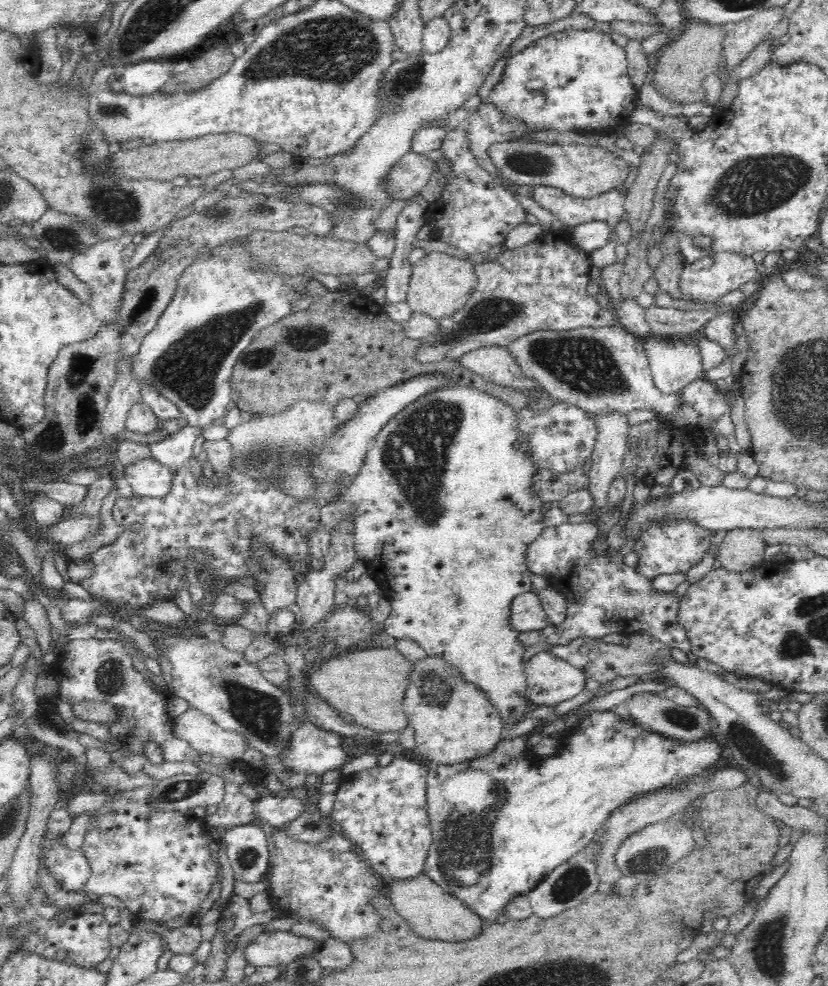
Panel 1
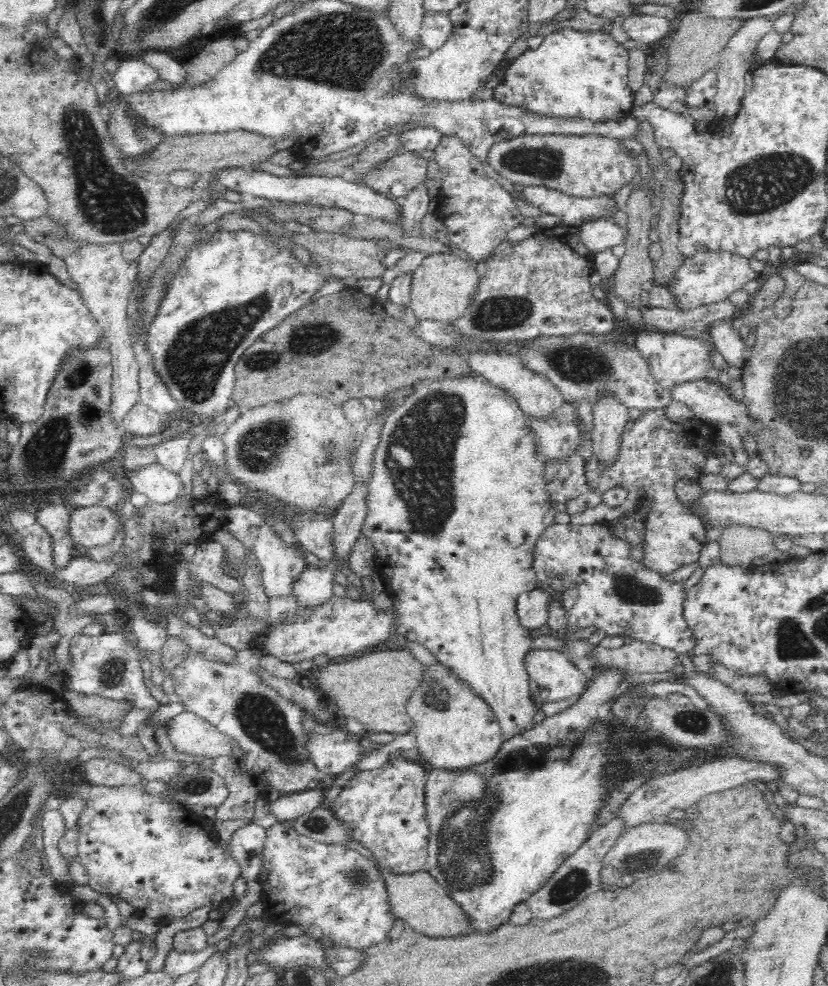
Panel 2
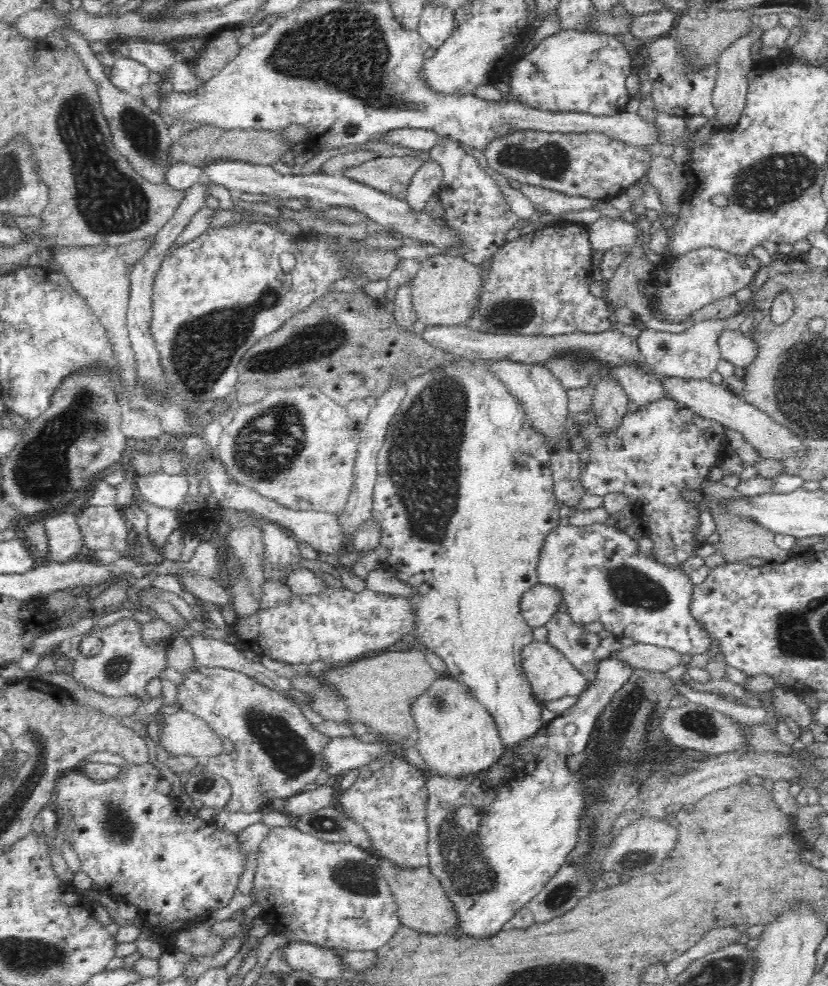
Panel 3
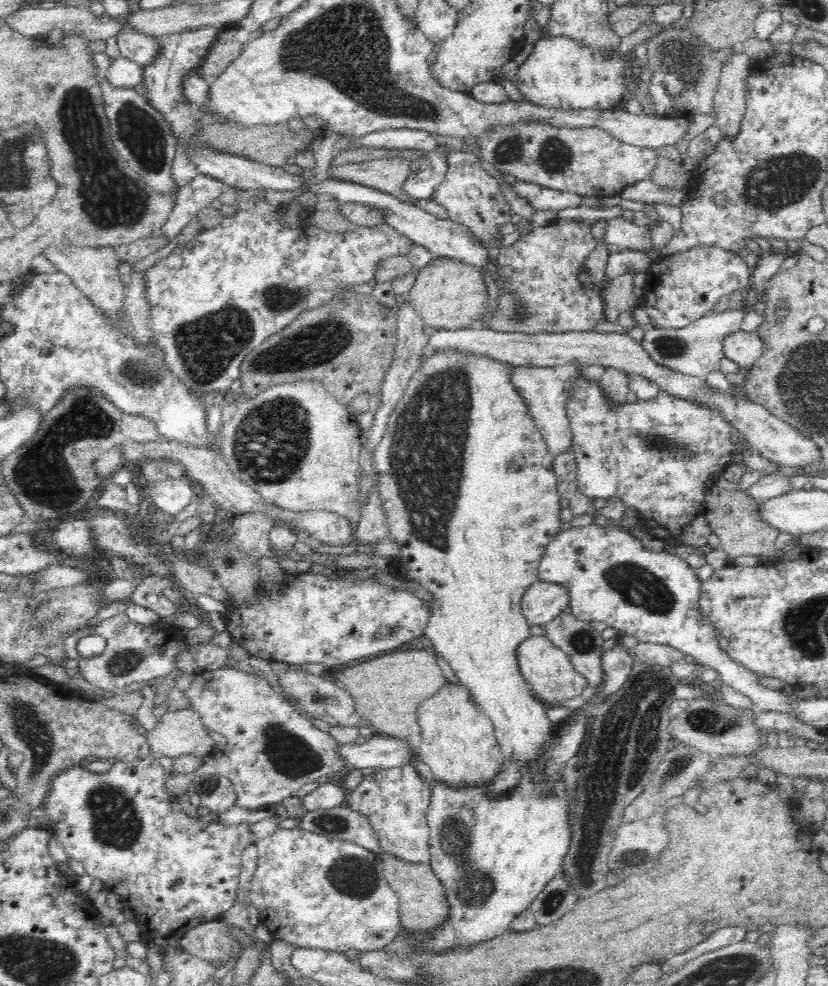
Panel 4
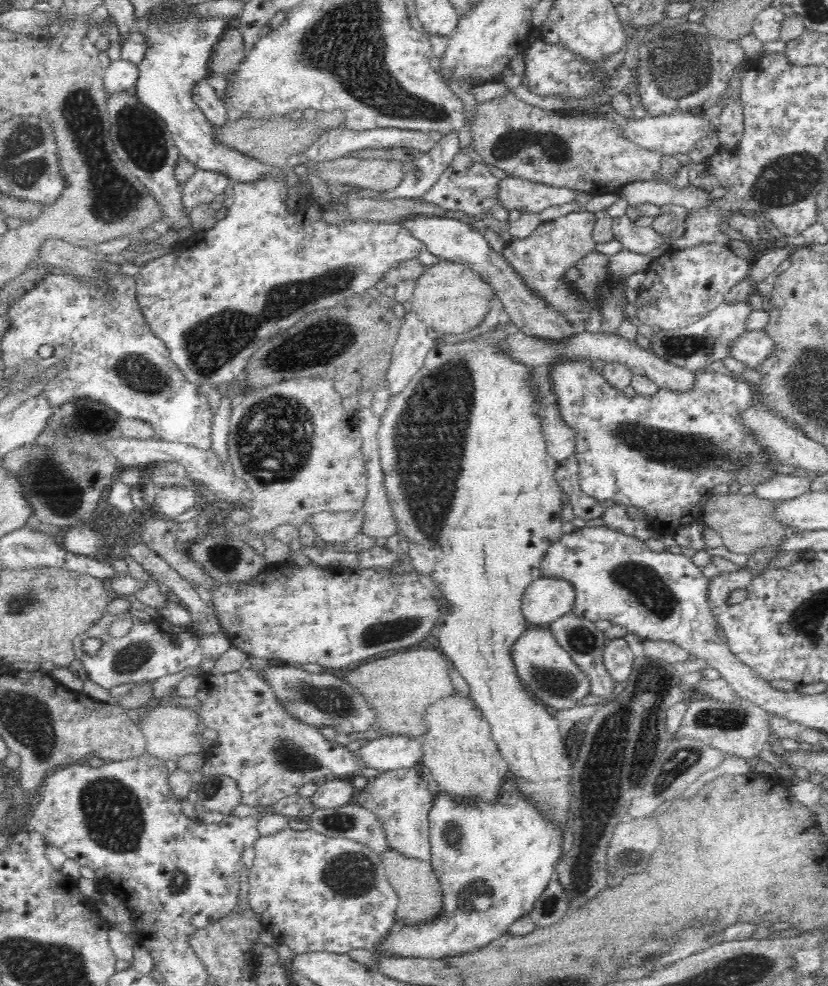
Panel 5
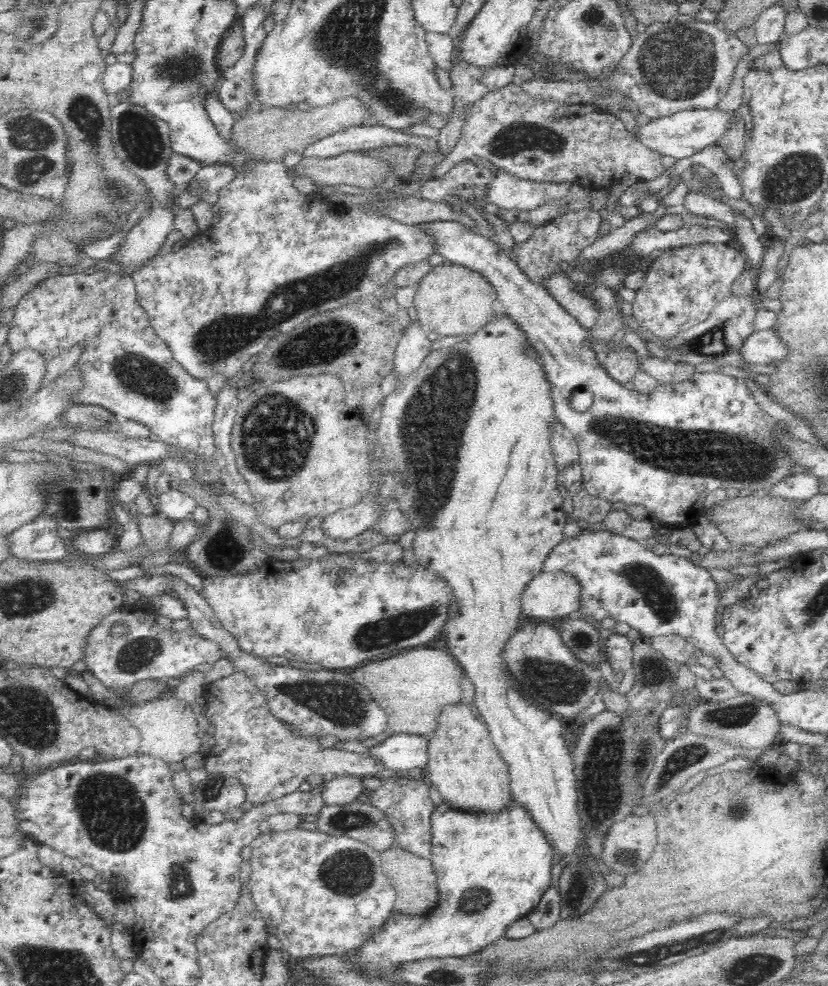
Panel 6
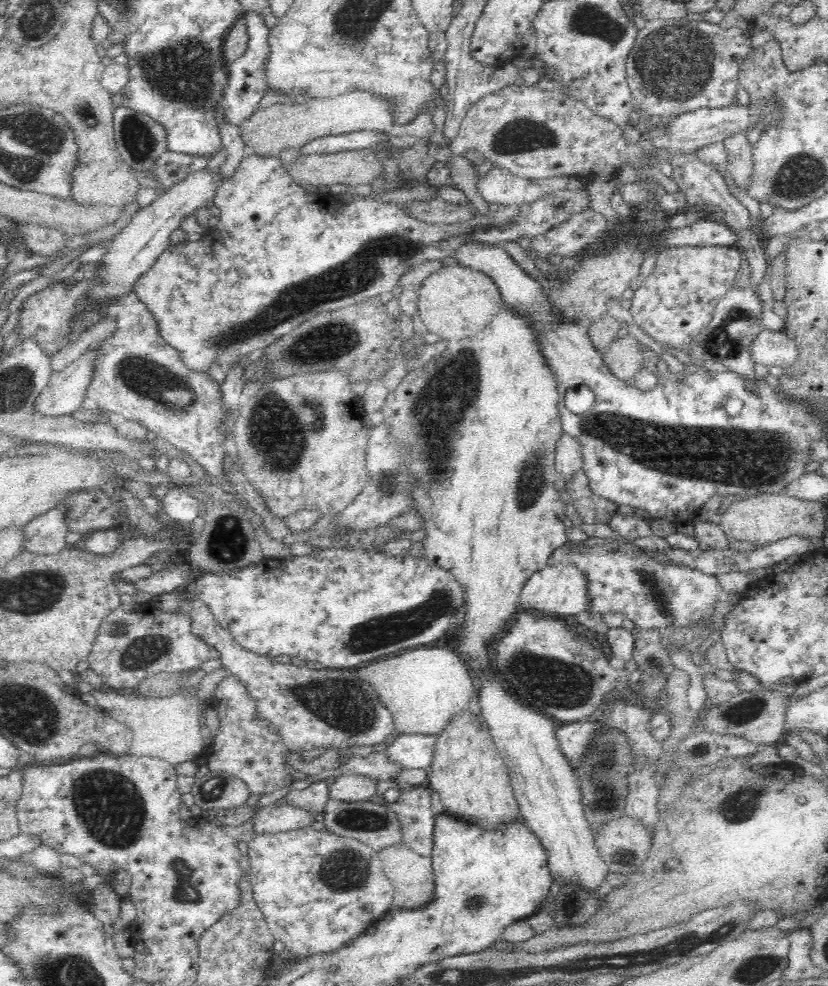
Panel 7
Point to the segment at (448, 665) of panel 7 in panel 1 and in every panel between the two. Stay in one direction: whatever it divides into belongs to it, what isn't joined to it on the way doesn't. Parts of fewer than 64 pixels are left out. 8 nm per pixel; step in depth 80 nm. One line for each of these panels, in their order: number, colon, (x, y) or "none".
1: (370, 685)
2: (374, 688)
3: (381, 690)
4: (389, 690)
5: (401, 687)
6: (414, 688)

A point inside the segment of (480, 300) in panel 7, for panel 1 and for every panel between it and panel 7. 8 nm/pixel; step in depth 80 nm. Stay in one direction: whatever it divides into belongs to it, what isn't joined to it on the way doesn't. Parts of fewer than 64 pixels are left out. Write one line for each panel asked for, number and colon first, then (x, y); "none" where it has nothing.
1: (440, 285)
2: (443, 287)
3: (446, 291)
4: (449, 295)
5: (449, 298)
6: (451, 300)

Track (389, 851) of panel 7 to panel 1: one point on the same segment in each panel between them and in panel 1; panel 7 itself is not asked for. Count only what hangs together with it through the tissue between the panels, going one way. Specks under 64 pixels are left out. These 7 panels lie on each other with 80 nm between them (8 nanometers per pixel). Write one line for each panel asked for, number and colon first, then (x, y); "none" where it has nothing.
1: (432, 913)
2: (417, 898)
3: (423, 905)
4: (422, 903)
5: (420, 899)
6: (414, 879)

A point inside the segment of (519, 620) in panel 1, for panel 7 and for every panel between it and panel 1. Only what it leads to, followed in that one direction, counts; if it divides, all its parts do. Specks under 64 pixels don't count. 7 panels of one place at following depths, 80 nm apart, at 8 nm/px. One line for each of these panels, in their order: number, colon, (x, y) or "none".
2: (533, 606)
3: (538, 605)
4: (544, 600)
5: (546, 599)
6: (555, 594)
7: (561, 589)

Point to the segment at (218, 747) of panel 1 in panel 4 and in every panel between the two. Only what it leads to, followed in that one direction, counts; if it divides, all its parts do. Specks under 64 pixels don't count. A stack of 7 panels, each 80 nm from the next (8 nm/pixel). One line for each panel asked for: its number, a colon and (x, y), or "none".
2: (189, 734)
3: (184, 732)
4: (180, 732)

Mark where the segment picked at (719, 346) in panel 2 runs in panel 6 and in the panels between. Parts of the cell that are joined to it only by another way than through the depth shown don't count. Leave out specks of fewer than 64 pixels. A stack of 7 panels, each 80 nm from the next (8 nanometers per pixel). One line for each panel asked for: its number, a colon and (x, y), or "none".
3: (739, 348)
4: (745, 348)
5: (752, 348)
6: (764, 346)

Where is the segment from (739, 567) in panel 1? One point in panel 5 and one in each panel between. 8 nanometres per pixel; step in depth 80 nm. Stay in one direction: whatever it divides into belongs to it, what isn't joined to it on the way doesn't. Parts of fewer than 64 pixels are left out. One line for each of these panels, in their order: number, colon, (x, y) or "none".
2: (739, 545)
3: (740, 538)
4: (734, 516)
5: (746, 523)

